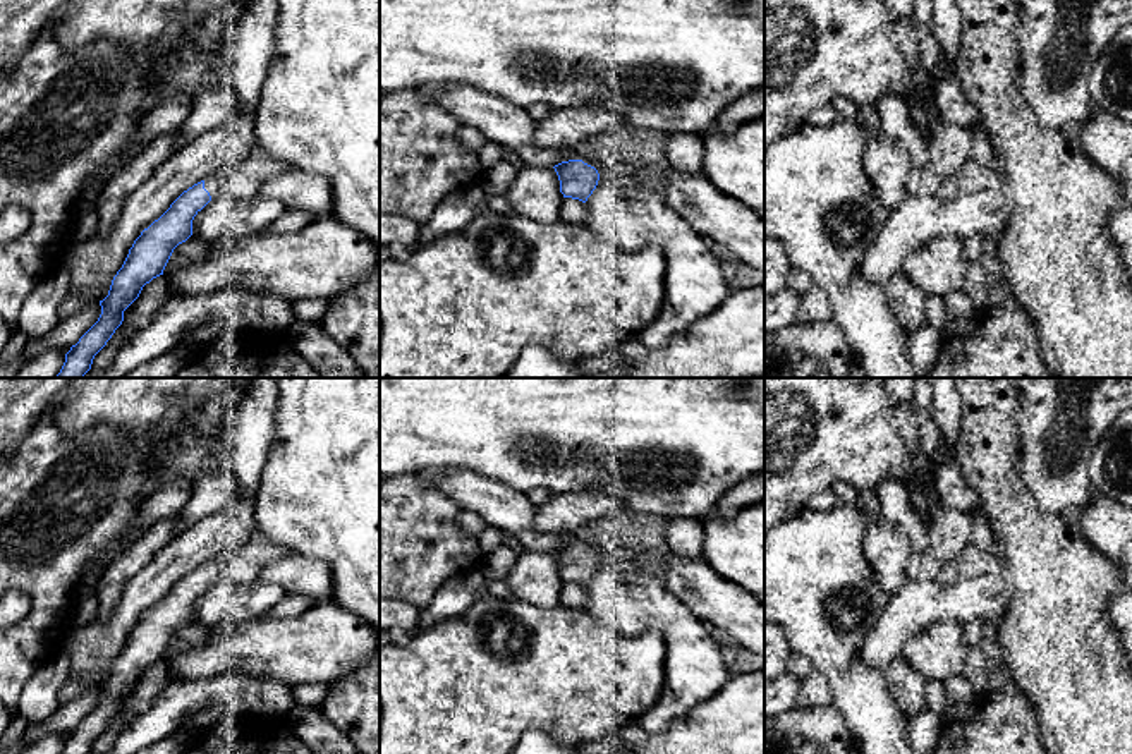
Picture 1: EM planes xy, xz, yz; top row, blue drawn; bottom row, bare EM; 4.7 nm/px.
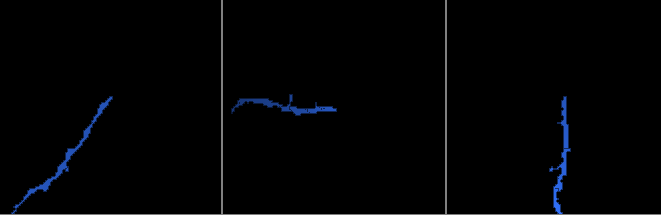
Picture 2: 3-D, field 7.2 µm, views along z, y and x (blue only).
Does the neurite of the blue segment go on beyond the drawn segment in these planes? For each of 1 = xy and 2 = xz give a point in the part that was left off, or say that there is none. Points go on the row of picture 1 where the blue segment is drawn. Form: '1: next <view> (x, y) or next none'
1: next xy (243, 181)
2: next none

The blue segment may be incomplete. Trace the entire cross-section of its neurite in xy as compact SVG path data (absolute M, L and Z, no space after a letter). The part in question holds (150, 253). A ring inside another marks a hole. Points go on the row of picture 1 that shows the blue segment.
M259 144L242 163L225 167L184 191L170 208L134 240L129 254L112 280L108 295L100 301L98 321L65 354L55 378L82 378L94 356L107 345L124 321L124 311L139 297L143 287L163 275L173 249L192 235L194 216L216 196L240 199L258 196L268 179L295 168L271 158Z

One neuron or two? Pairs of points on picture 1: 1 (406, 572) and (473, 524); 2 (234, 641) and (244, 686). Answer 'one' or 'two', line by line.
1: two
2: two

